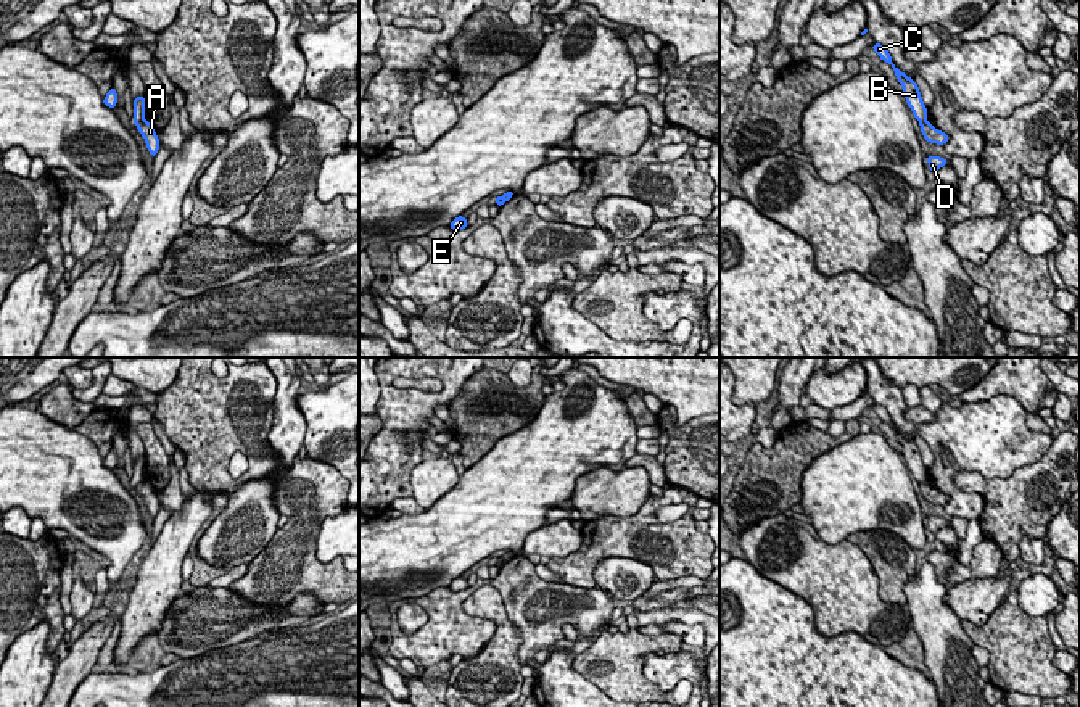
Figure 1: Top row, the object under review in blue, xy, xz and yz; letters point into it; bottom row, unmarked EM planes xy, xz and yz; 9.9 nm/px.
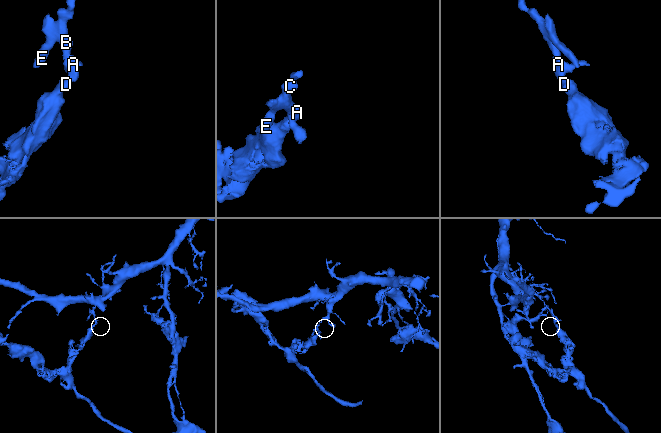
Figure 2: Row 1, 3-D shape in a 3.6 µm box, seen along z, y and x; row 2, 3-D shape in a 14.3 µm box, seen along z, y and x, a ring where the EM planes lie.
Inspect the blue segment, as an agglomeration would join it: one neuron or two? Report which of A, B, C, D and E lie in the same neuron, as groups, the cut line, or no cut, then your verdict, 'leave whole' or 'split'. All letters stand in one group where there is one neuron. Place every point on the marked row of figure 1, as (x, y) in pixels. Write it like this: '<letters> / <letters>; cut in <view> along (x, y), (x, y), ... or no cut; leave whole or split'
A D / B C E; cut in xy along (144, 118), (137, 124); split

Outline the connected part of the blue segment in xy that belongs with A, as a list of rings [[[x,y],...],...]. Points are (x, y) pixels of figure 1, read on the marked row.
[[[143,119],[137,124],[137,129],[142,134],[142,137],[145,139],[148,153],[155,158],[159,150],[159,139],[158,139],[153,126],[146,119]]]

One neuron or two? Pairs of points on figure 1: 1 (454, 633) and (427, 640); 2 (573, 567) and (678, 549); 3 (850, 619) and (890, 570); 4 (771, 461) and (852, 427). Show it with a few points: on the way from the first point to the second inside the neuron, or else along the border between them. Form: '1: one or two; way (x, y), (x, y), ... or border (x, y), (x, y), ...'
1: one; way (448, 633), (433, 640)
2: one; way (599, 545), (652, 543)
3: two; border (861, 551), (878, 577), (878, 595), (902, 607)
4: one; way (792, 453), (802, 443), (832, 442)

